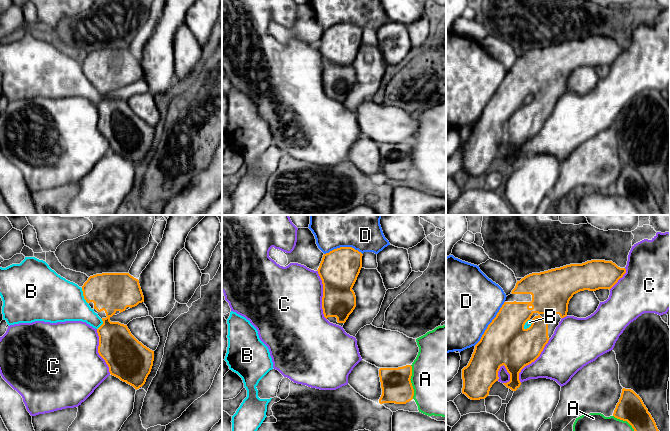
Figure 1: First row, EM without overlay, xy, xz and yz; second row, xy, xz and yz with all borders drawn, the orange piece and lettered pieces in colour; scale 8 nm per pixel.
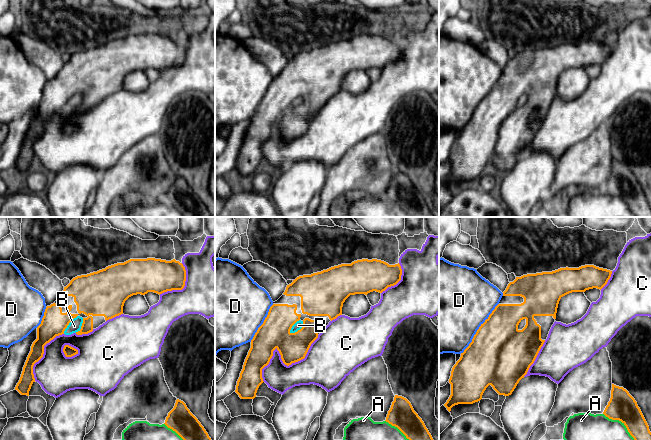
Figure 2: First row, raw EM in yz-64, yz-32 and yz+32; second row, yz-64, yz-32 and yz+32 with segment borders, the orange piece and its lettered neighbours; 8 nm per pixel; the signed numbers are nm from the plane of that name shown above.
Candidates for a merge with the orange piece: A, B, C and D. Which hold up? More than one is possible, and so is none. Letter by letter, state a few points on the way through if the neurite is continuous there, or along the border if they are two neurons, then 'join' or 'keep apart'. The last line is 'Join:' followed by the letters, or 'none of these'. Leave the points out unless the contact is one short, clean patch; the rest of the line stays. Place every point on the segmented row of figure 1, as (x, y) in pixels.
A: keep apart
B: keep apart
C: keep apart
D: keep apart
Join: none of these

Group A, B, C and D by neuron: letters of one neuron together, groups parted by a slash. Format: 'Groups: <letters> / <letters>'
Groups: A / B / C / D

